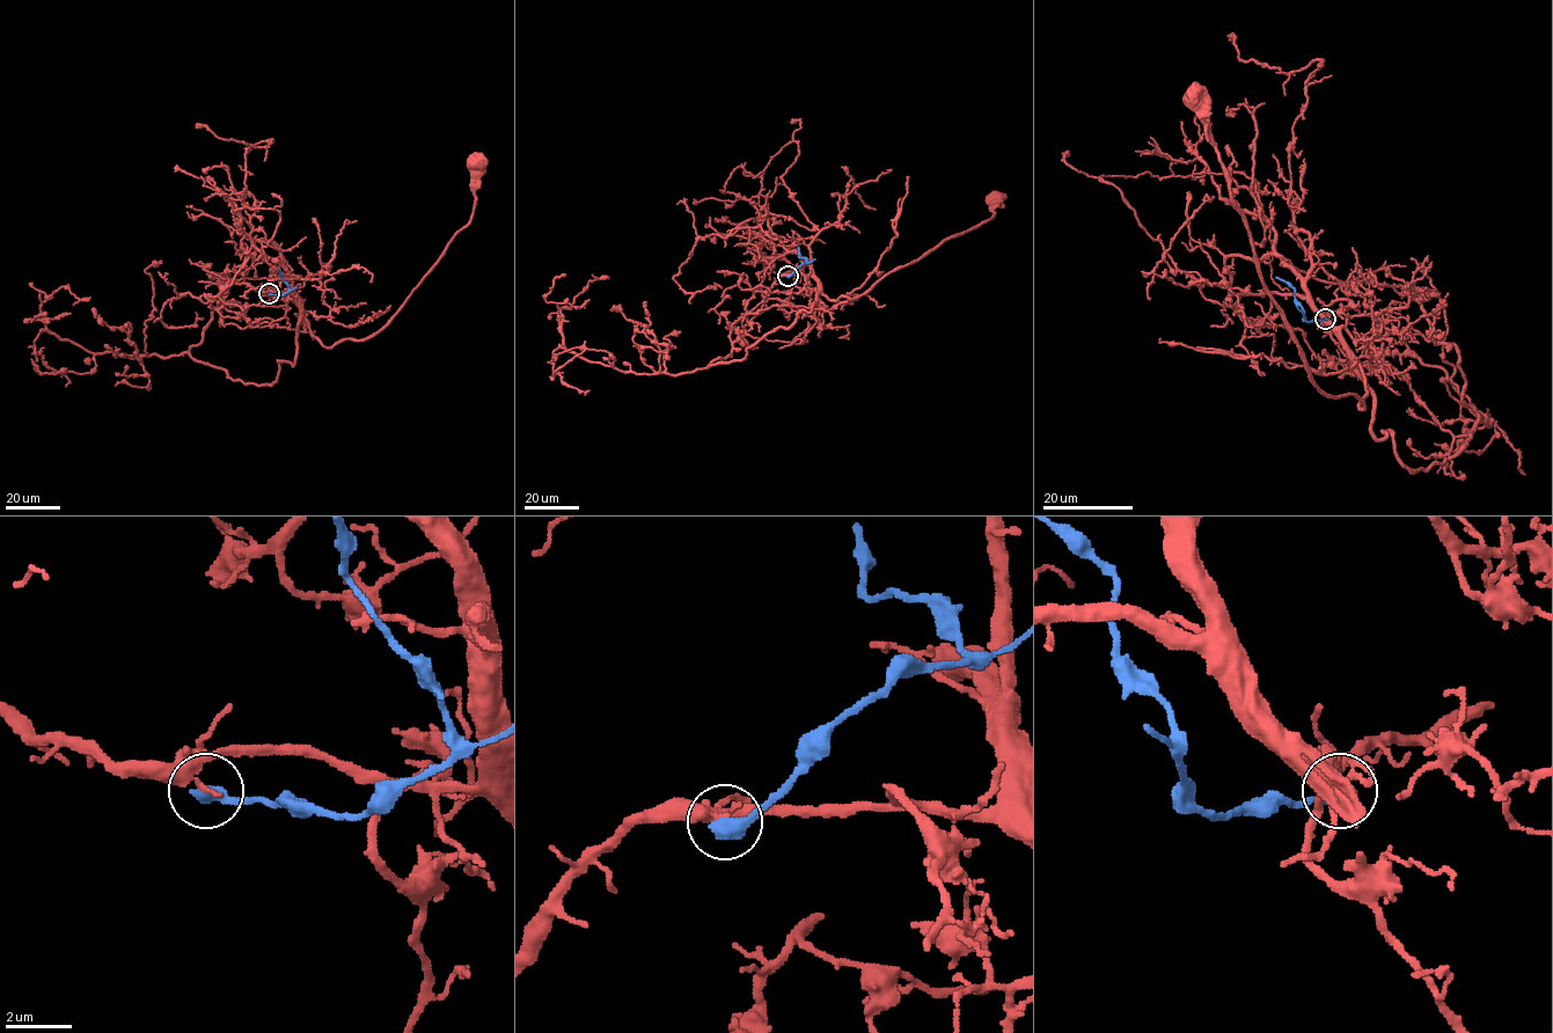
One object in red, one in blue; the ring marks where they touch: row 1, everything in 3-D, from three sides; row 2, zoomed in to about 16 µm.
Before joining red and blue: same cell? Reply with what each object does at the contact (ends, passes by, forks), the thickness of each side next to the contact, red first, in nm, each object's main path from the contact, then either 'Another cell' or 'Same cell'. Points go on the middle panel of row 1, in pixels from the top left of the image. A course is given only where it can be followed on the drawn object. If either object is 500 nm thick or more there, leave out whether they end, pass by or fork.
At the ring red ends. At the ring blue ends. Thickness 320 nm (red) against 460 nm. Course of red: (788, 276), (811, 275), (828, 299), (854, 299), (940, 242), (988, 219), (994, 213), (996, 196). Course of blue: (788, 276), (807, 262), (799, 257), (798, 246). Another cell

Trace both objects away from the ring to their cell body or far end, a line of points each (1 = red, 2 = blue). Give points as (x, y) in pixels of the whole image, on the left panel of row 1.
1: (269, 293), (292, 293), (309, 330), (328, 348), (375, 335), (469, 220), (477, 163)
2: (269, 293), (283, 295), (288, 291), (279, 269)

